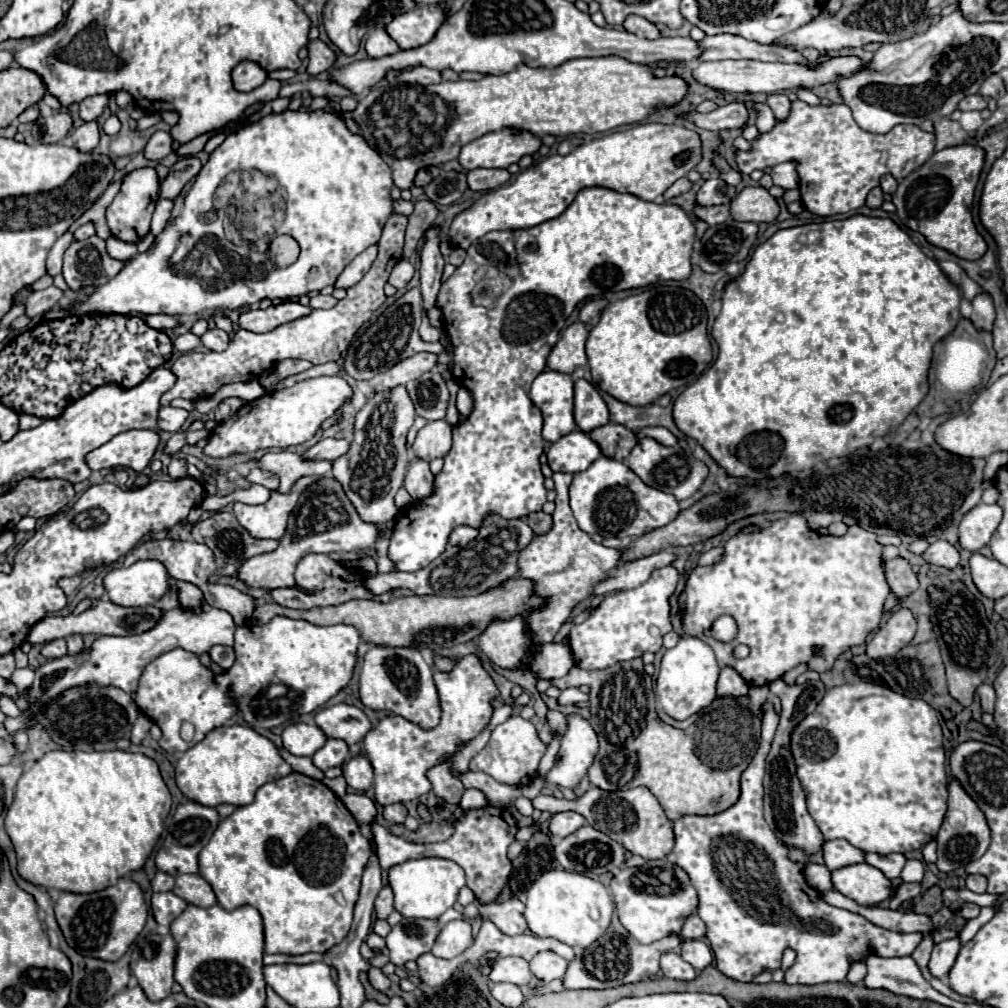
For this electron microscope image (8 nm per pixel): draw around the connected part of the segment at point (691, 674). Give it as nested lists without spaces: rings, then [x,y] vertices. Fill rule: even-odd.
[[[690,635],[682,637],[676,643],[676,647],[666,649],[660,661],[660,673],[658,673],[656,687],[654,687],[660,708],[678,721],[684,721],[690,715],[702,711],[716,697],[718,673],[720,673],[720,667],[716,663],[714,651],[698,637],[690,637]]]

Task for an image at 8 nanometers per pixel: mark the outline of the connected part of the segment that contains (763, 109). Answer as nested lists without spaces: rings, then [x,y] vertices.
[[[756,103],[754,109],[756,109],[756,127],[758,127],[758,131],[760,133],[770,131],[774,127],[774,121],[776,121],[772,109],[766,103]]]

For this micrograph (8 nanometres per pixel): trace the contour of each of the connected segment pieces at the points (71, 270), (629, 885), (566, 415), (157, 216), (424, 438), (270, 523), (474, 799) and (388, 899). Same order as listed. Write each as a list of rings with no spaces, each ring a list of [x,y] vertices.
[[[94,235],[86,241],[70,243],[64,251],[62,275],[74,291],[80,291],[84,287],[98,287],[110,281],[122,267],[124,261],[114,261],[106,253],[104,241]]]
[[[666,859],[646,861],[642,867],[620,869],[610,881],[610,891],[622,927],[638,943],[652,943],[670,933],[678,935],[684,919],[698,907],[698,895],[688,875]]]
[[[550,369],[542,371],[532,383],[530,399],[544,417],[542,435],[546,441],[558,441],[576,429],[572,415],[574,381],[570,375]]]
[[[158,199],[155,210],[151,219],[150,232],[155,236],[159,235],[166,227],[168,219],[170,219],[170,211],[172,211],[172,201],[170,199]]]
[[[428,421],[416,435],[414,455],[426,461],[444,457],[452,445],[452,425],[448,421]]]
[[[305,476],[290,489],[290,493],[270,491],[270,499],[262,505],[246,505],[246,503],[234,503],[234,513],[242,527],[250,531],[252,537],[258,539],[280,539],[286,531],[286,521],[290,511],[294,509],[298,495],[306,491],[318,481],[319,478]]]
[[[466,789],[464,795],[462,795],[462,809],[468,811],[468,809],[478,809],[478,807],[486,807],[486,797],[484,793],[480,793],[478,789]]]
[[[384,885],[376,897],[376,917],[378,919],[386,919],[392,911],[394,911],[394,893],[390,889],[390,885]]]

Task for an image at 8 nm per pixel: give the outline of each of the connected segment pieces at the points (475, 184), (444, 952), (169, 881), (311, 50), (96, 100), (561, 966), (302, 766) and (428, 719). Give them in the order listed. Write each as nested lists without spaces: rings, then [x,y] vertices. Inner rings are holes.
[[[474,169],[468,173],[468,185],[472,191],[488,191],[504,185],[510,179],[506,169]]]
[[[454,919],[446,925],[442,925],[438,939],[434,941],[432,947],[432,955],[440,957],[440,959],[452,959],[456,955],[460,955],[462,951],[466,951],[472,945],[472,927],[468,919]]]
[[[158,871],[156,877],[152,879],[152,889],[154,891],[172,891],[174,889],[174,877],[168,873]]]
[[[320,39],[308,41],[308,73],[310,75],[318,75],[322,71],[328,71],[334,65],[336,55],[328,49],[326,43],[322,43]]]
[[[106,95],[86,97],[80,103],[80,119],[82,121],[94,121],[94,119],[100,117],[100,113],[104,111],[104,107],[108,107],[108,97]]]
[[[540,951],[538,955],[534,955],[534,959],[530,959],[530,971],[544,983],[552,979],[562,979],[566,973],[566,967],[568,967],[568,961],[556,955],[554,951]]]
[[[282,747],[280,751],[284,751],[284,759],[290,763],[290,767],[294,769],[294,771],[298,771],[298,773],[304,773],[304,775],[308,775],[308,777],[312,777],[312,779],[318,779],[318,781],[322,781],[324,779],[324,773],[320,771],[320,769],[316,769],[314,767],[314,763],[312,763],[312,759],[310,757],[294,757],[294,755],[290,755],[290,753],[286,753],[286,749]]]
[[[372,645],[364,655],[360,671],[360,699],[370,709],[402,715],[404,719],[424,729],[436,727],[440,721],[440,703],[432,677],[432,667],[414,647]]]

